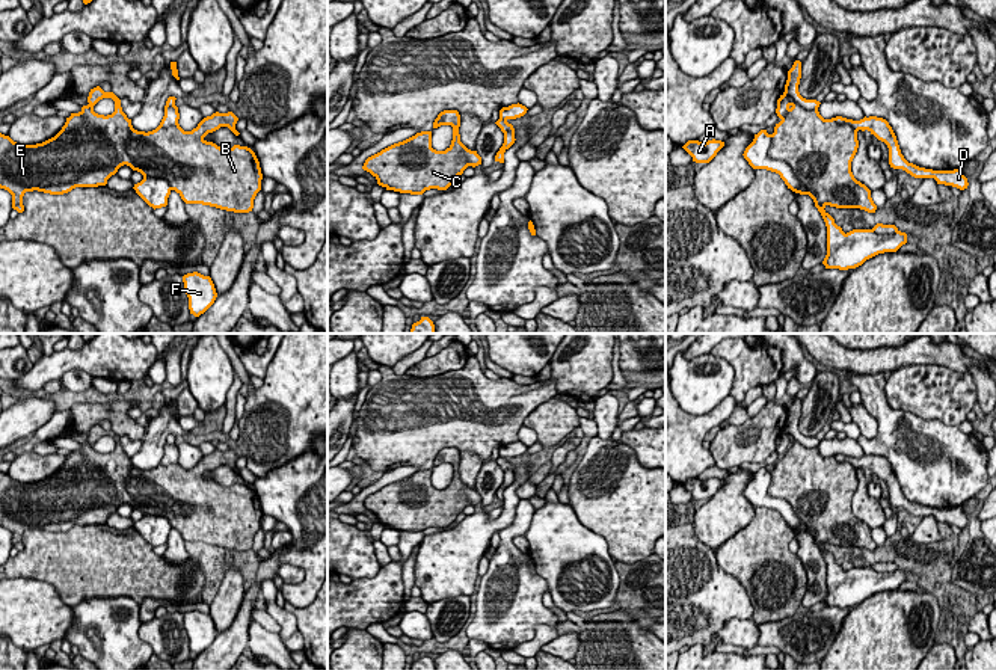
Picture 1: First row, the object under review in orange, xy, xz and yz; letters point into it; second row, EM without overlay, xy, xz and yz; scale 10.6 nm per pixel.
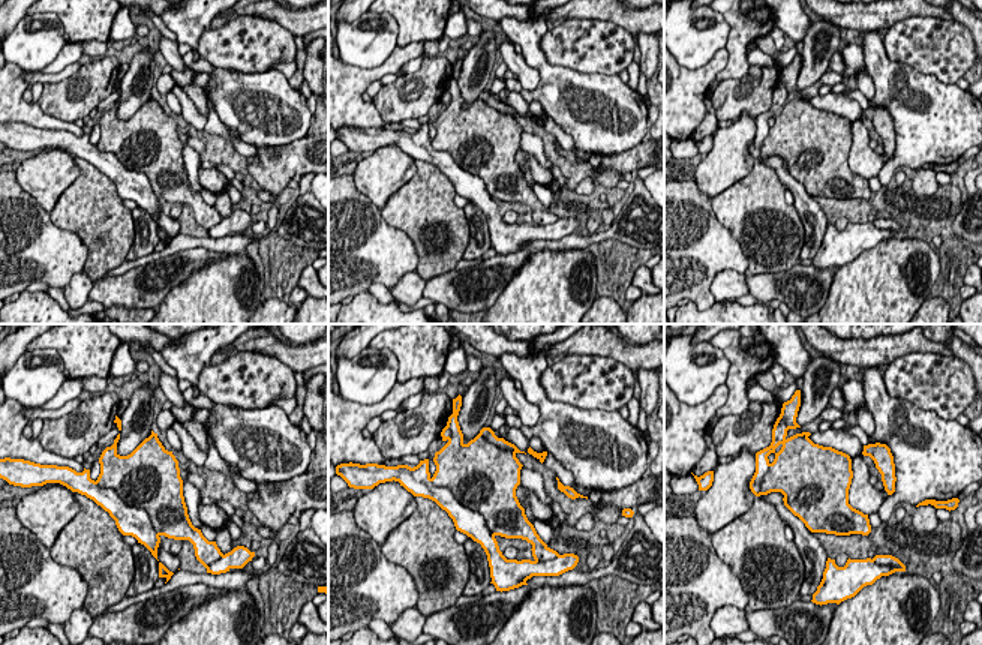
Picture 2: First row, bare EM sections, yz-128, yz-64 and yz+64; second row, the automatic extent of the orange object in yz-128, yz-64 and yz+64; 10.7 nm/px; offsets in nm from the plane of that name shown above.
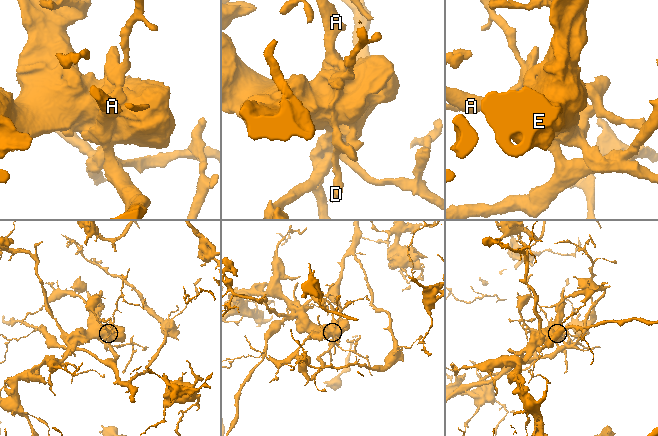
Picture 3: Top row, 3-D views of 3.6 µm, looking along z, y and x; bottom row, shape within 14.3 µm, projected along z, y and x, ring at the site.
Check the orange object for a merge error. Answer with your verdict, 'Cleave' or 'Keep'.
Cleave

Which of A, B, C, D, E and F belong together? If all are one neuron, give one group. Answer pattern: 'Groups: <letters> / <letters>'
Groups: A F / B C D E

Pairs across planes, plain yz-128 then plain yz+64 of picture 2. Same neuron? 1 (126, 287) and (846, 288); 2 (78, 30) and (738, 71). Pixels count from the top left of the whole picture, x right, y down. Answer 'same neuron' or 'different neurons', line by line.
1: different neurons
2: same neuron

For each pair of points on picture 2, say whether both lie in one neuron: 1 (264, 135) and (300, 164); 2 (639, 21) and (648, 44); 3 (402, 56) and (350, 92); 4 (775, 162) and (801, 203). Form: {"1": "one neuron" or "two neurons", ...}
{"1": "two neurons", "2": "two neurons", "3": "one neuron", "4": "one neuron"}

